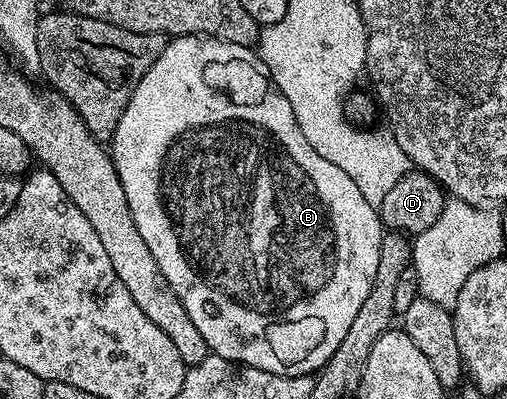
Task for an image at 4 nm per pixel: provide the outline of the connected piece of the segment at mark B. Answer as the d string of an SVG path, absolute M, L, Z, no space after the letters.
M181 34L172 37L131 93L115 135L111 137L109 153L115 161L121 188L125 188L125 200L129 200L129 212L133 212L137 232L141 232L149 252L153 252L161 276L169 280L173 292L177 292L177 300L181 300L185 312L189 312L189 320L193 320L197 332L205 336L208 351L241 366L262 368L277 376L314 375L322 370L329 356L337 352L341 340L345 340L353 316L369 296L371 278L377 276L381 219L378 209L361 196L346 174L341 174L336 166L329 164L329 160L308 149L289 104L272 82L258 53L252 47L222 42L220 38L210 36Z

